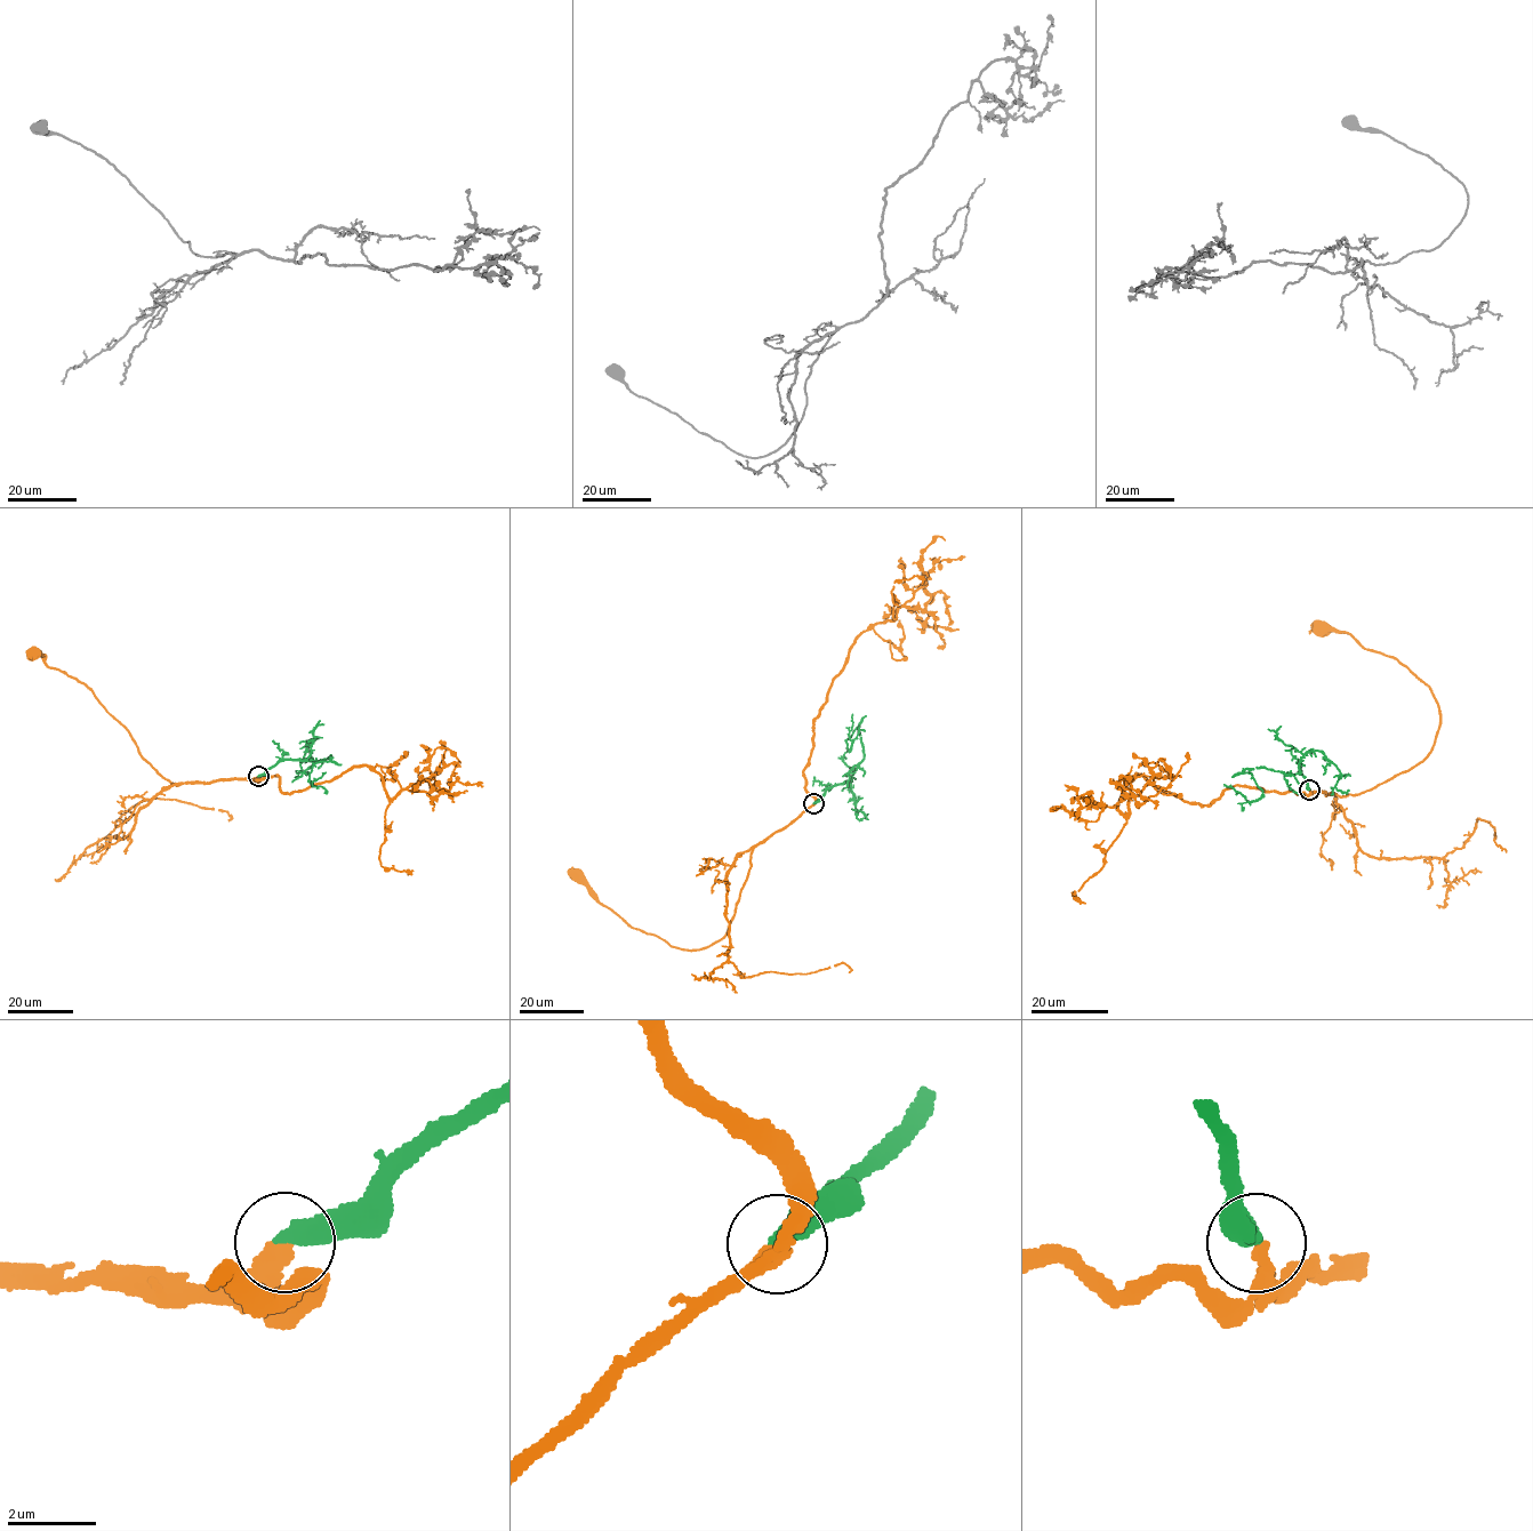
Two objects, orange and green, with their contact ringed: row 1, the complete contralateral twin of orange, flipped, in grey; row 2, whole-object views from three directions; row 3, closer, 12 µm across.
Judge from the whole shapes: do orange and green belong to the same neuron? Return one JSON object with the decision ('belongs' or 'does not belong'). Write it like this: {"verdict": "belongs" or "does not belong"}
{"verdict": "belongs"}

